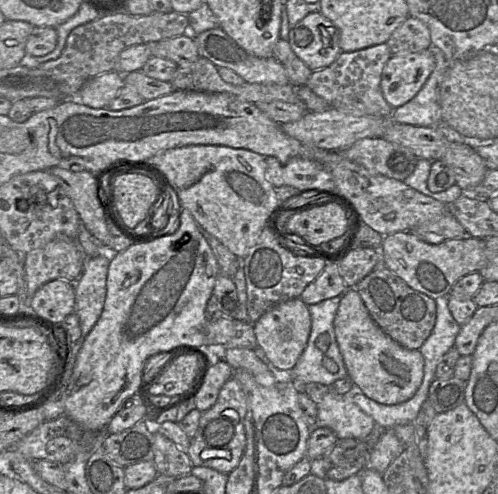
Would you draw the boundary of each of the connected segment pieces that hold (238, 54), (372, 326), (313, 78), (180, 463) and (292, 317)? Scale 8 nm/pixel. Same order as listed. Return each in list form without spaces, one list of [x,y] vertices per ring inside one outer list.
[[[221,27],[206,30],[195,36],[194,41],[197,45],[200,57],[211,61],[217,68],[225,67],[233,70],[247,83],[258,84],[289,84],[283,63],[274,56],[260,58],[242,49]]]
[[[355,290],[343,295],[334,319],[336,341],[348,378],[369,399],[384,405],[403,403],[412,398],[424,376],[424,358],[418,350],[406,349],[375,323]]]
[[[387,42],[341,52],[329,66],[312,71],[304,86],[323,98],[330,108],[341,112],[354,116],[390,117],[394,108],[384,99],[380,83],[383,68],[392,55]]]
[[[158,431],[153,435],[153,463],[158,474],[178,478],[191,473],[192,463],[171,440]]]
[[[300,298],[276,304],[253,323],[257,345],[268,360],[269,370],[277,377],[285,375],[296,365],[304,351],[311,331],[308,306]]]

